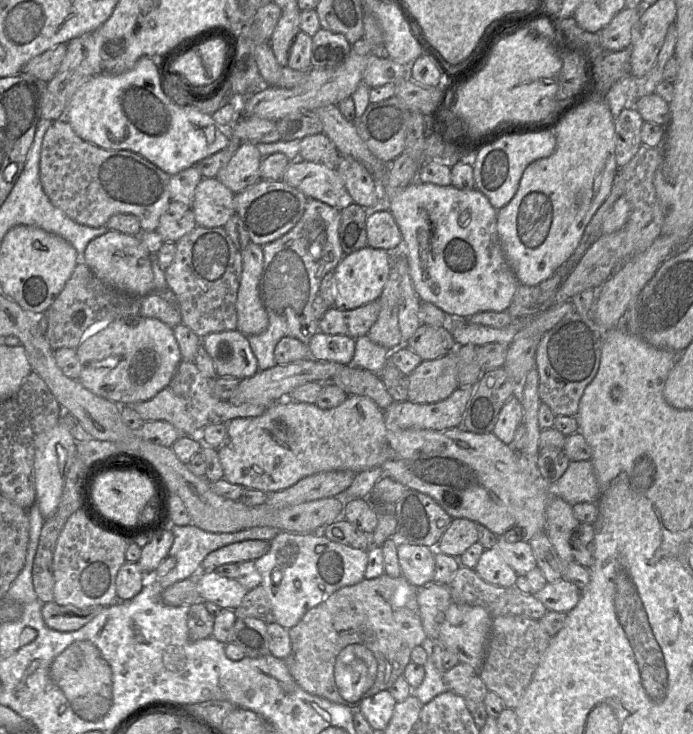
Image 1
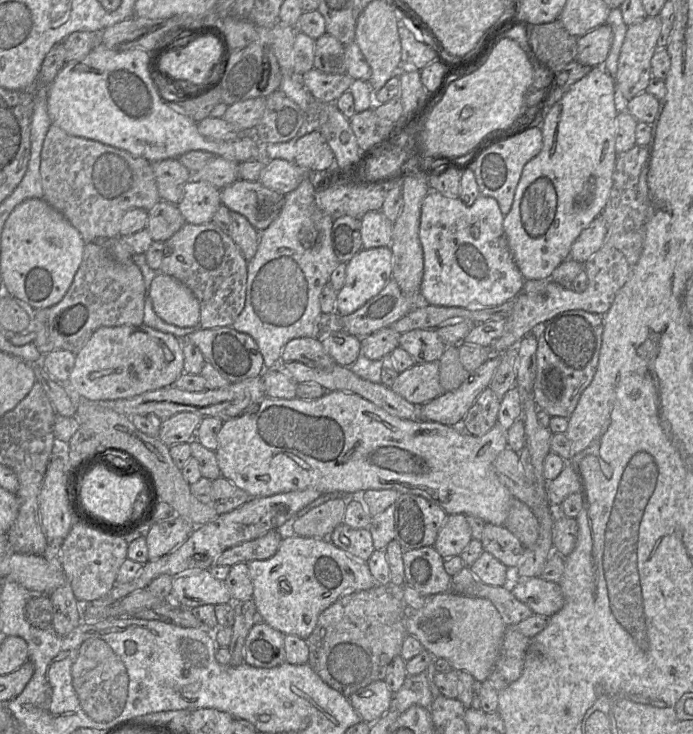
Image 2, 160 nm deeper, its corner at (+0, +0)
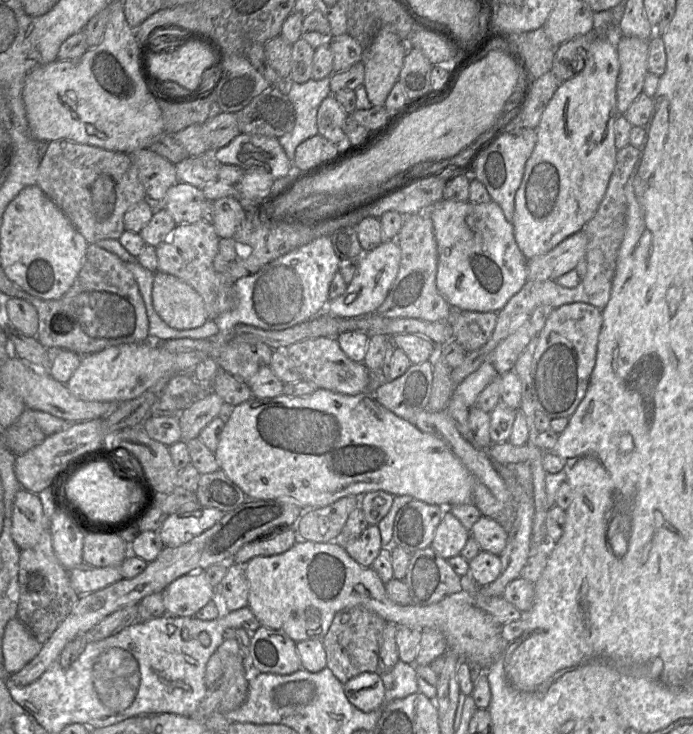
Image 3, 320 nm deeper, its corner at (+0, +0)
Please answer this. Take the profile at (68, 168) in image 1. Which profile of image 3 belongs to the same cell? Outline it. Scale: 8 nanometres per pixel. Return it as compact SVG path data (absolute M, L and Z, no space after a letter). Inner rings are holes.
M68 140L48 143L38 169L37 184L89 244L105 239L119 240L125 231L125 213L146 199L144 186L129 154Z

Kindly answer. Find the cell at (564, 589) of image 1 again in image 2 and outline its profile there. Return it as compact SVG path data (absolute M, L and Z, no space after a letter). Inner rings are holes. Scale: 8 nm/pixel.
M514 576L509 587L515 598L527 605L533 615L550 617L564 605L559 584L540 577L518 580Z

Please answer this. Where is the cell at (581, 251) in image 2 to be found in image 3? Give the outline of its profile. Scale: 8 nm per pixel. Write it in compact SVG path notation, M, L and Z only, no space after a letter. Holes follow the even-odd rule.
M583 230L569 236L549 252L527 260L527 280L555 280L575 269L586 256L588 239Z

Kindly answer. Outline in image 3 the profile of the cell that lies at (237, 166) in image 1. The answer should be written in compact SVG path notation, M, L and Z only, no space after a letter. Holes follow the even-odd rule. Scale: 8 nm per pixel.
M214 152L190 156L176 164L178 180L203 189L207 184L218 180L220 164Z

